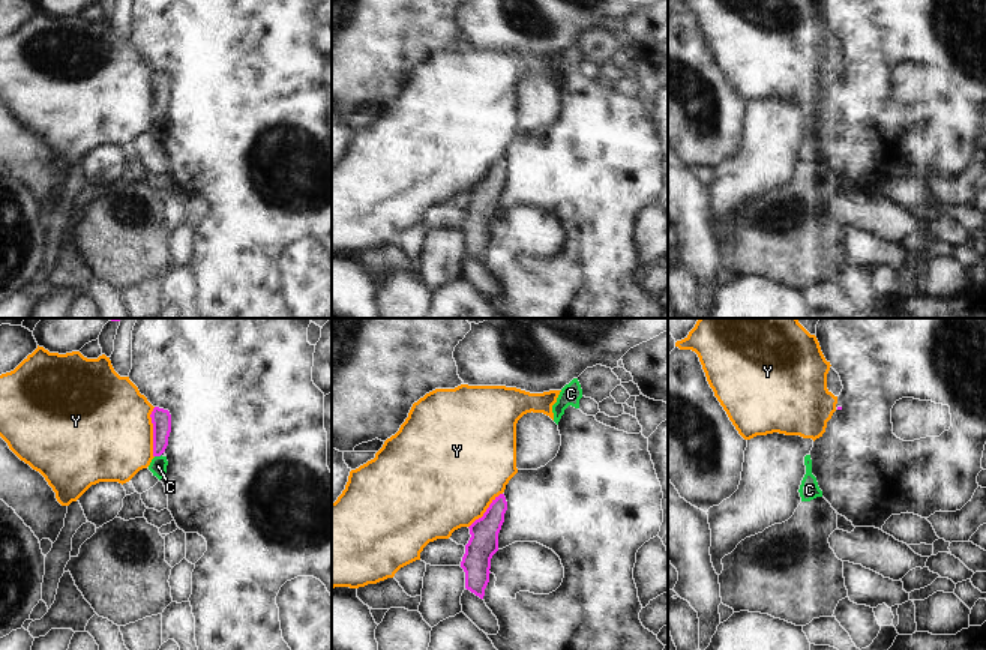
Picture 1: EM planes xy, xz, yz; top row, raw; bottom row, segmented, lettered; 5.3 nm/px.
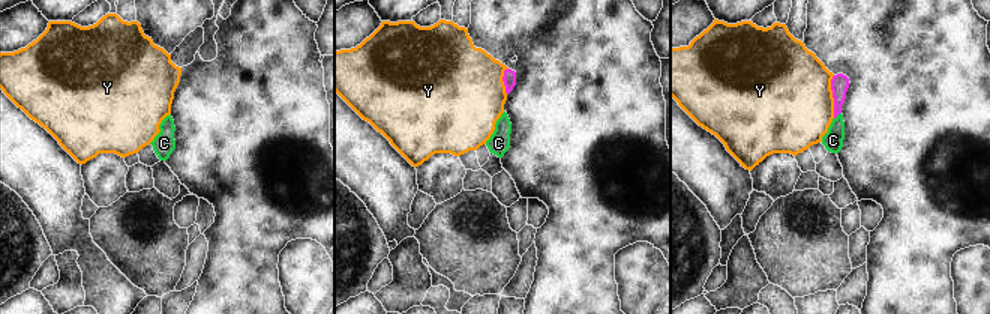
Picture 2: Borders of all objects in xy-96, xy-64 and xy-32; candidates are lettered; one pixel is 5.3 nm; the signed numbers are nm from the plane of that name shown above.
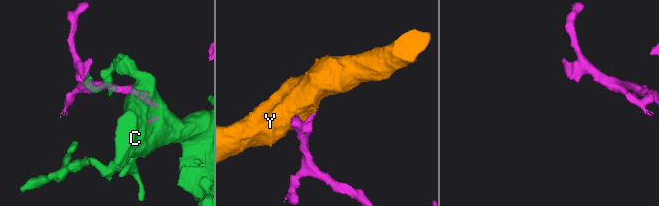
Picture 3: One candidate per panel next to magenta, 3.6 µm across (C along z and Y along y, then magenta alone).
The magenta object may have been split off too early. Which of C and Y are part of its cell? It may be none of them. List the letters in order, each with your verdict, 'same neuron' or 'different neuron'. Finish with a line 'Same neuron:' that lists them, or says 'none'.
C: different neuron
Y: different neuron
Same neuron: none

